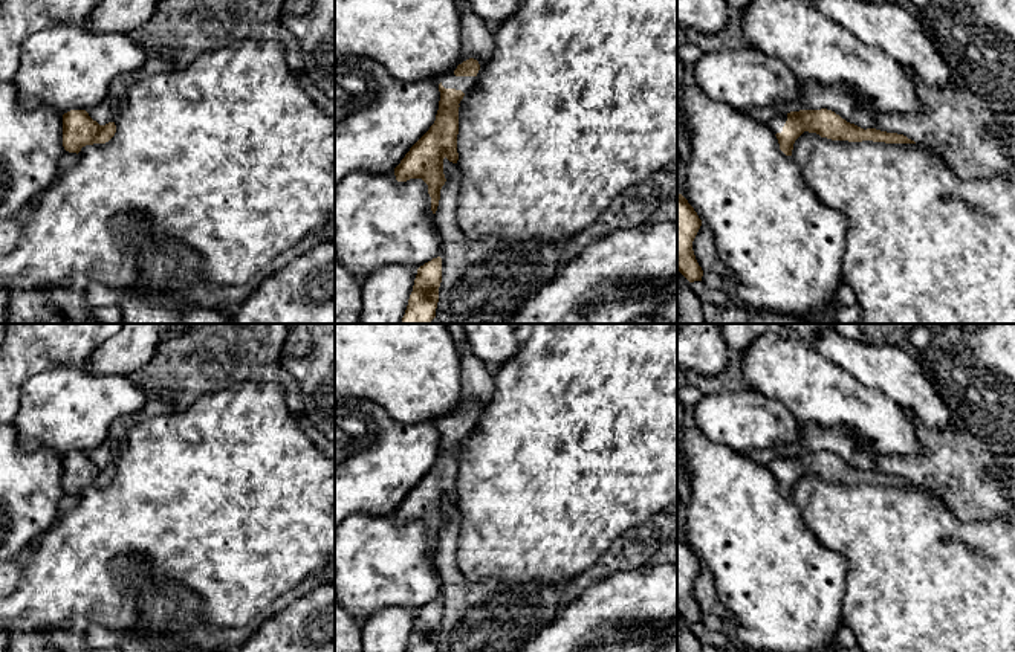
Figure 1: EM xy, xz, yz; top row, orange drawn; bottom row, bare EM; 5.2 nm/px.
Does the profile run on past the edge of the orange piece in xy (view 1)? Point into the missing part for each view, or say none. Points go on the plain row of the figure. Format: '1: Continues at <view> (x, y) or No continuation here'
1: No continuation here

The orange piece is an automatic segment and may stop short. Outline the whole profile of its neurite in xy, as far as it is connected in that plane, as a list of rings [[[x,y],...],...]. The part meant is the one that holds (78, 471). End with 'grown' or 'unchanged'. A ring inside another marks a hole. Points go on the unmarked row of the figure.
[[[70,452],[63,457],[63,489],[69,495],[78,496],[86,487],[105,486],[115,475],[115,464],[99,467],[86,452]]]; unchanged

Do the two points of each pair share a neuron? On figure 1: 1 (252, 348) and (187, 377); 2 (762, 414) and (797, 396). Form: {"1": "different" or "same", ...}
{"1": "same", "2": "different"}

